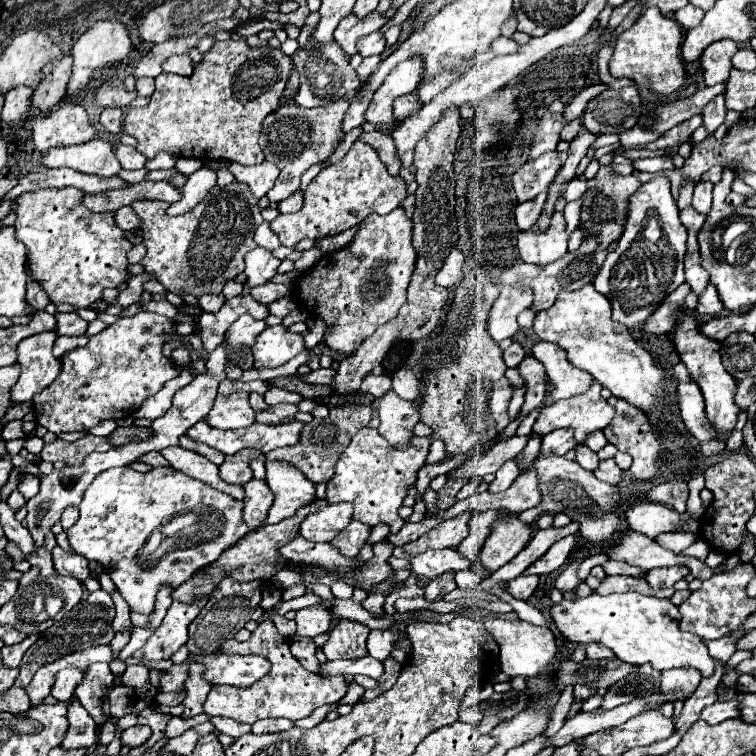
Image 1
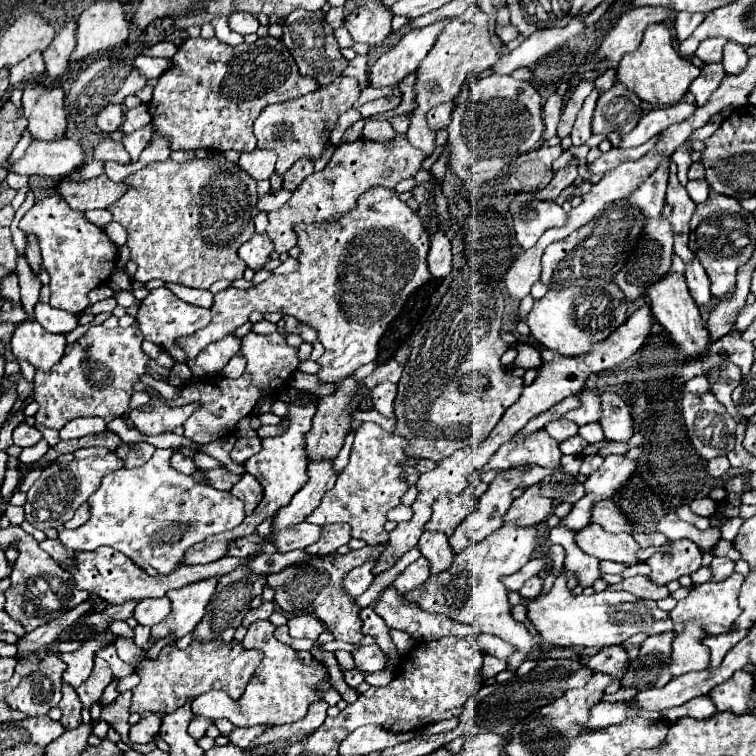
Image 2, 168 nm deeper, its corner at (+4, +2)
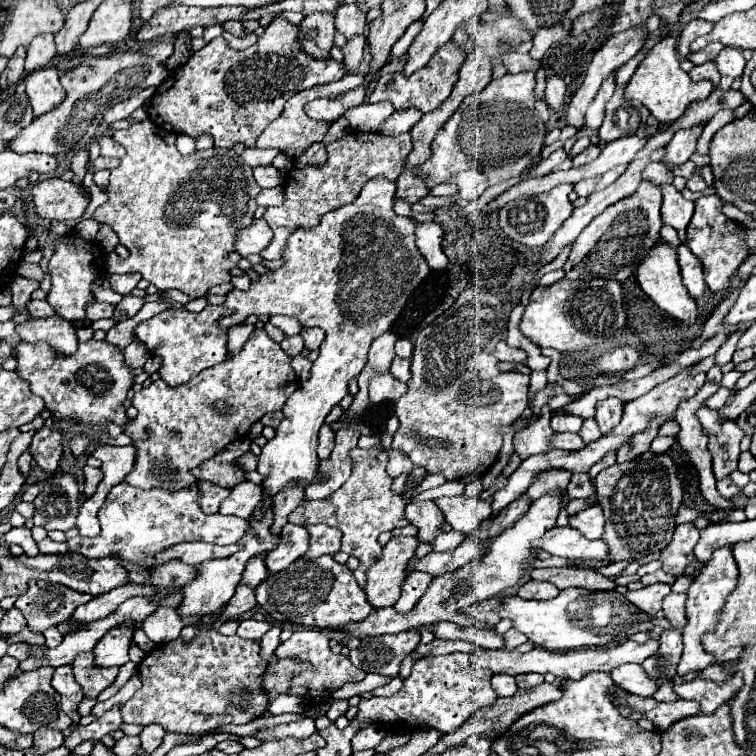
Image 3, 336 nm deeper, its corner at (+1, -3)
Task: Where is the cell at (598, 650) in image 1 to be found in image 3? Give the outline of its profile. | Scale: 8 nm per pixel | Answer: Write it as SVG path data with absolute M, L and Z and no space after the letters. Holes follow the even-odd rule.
M628 663L628 665L620 665L620 667L612 669L612 681L618 687L622 687L634 695L640 695L640 697L652 697L658 689L658 685L654 681L650 681L646 671L636 663Z

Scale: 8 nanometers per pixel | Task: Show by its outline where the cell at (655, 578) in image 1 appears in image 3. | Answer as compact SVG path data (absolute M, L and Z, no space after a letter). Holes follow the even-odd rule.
M684 523L684 525L676 525L674 531L674 539L672 543L662 551L662 569L666 573L674 573L674 575L684 575L686 565L694 559L694 547L698 543L698 529L694 527L694 523Z

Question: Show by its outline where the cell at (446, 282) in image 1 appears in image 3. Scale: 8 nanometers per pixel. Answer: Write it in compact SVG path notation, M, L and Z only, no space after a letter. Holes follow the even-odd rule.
M434 221L420 223L416 227L416 247L422 253L422 257L426 259L428 267L434 271L442 271L448 265L448 259L442 251L442 237L444 237L444 231Z

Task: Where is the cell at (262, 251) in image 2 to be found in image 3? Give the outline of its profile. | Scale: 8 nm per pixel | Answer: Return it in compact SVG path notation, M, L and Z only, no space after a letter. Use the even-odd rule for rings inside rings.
M254 219L250 227L238 231L236 235L236 251L246 257L250 253L260 253L272 239L272 231L264 219Z

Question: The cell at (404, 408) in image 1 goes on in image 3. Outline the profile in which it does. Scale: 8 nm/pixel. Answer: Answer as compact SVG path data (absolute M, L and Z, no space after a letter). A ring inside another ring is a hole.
M390 373L374 375L374 379L370 379L368 391L370 403L384 403L384 401L396 403L400 395L406 391L406 383L398 383L398 379L394 379Z

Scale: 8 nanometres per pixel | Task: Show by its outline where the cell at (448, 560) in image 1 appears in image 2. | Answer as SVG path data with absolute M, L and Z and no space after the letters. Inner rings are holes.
M419 558L417 562L409 564L393 582L393 586L405 594L405 592L411 592L415 588L419 588L427 578L431 576L429 572L429 566L427 566L427 558Z

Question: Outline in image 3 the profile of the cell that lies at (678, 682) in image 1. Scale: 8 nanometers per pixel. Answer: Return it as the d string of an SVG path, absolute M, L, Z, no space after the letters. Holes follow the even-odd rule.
M732 545L730 547L720 547L718 551L714 551L710 563L706 563L700 569L694 583L686 591L686 595L688 595L688 601L686 601L688 625L682 631L682 635L684 635L684 653L682 653L682 659L680 659L680 665L678 665L678 675L686 675L688 671L706 669L708 665L712 665L712 655L708 655L704 651L704 647L700 643L700 637L706 631L714 631L720 609L724 605L724 599L730 595L730 591L736 587L736 583L738 583L738 565L734 563L734 557L732 557Z

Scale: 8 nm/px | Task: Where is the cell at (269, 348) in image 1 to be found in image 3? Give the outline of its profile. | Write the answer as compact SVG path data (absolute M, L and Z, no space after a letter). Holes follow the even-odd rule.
M260 327L252 331L240 353L202 371L184 385L168 387L162 379L152 381L150 387L136 391L132 397L138 417L124 427L124 433L132 439L132 447L136 447L136 463L124 481L140 489L162 487L166 491L180 491L180 487L192 487L196 479L188 473L190 469L210 459L222 447L246 437L252 423L260 421L266 413L282 411L296 387L298 379L290 365L290 355ZM216 401L226 401L232 411L226 415L216 413L212 409Z

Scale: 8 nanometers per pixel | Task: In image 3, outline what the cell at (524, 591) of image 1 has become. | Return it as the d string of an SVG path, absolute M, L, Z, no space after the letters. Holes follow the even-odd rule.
M526 581L518 589L518 595L522 599L554 599L558 593L558 587L546 581Z

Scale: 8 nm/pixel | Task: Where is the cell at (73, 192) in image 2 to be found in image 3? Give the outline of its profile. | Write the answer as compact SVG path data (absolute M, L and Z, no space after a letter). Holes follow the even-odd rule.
M58 177L36 183L30 193L36 215L50 221L80 219L90 203L90 199L82 195L80 187Z

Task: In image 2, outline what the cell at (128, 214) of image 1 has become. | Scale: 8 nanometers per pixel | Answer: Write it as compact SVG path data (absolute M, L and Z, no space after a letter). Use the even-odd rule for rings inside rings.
M91 210L85 216L97 226L107 226L109 222L113 222L113 214L109 210Z

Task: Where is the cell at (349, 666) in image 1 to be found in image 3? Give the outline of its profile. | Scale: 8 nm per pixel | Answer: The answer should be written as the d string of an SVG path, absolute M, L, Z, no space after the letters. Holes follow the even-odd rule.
M418 631L364 637L360 647L350 651L350 661L364 673L380 673L394 677L398 675L404 657L412 653L418 647L418 643L420 643Z

